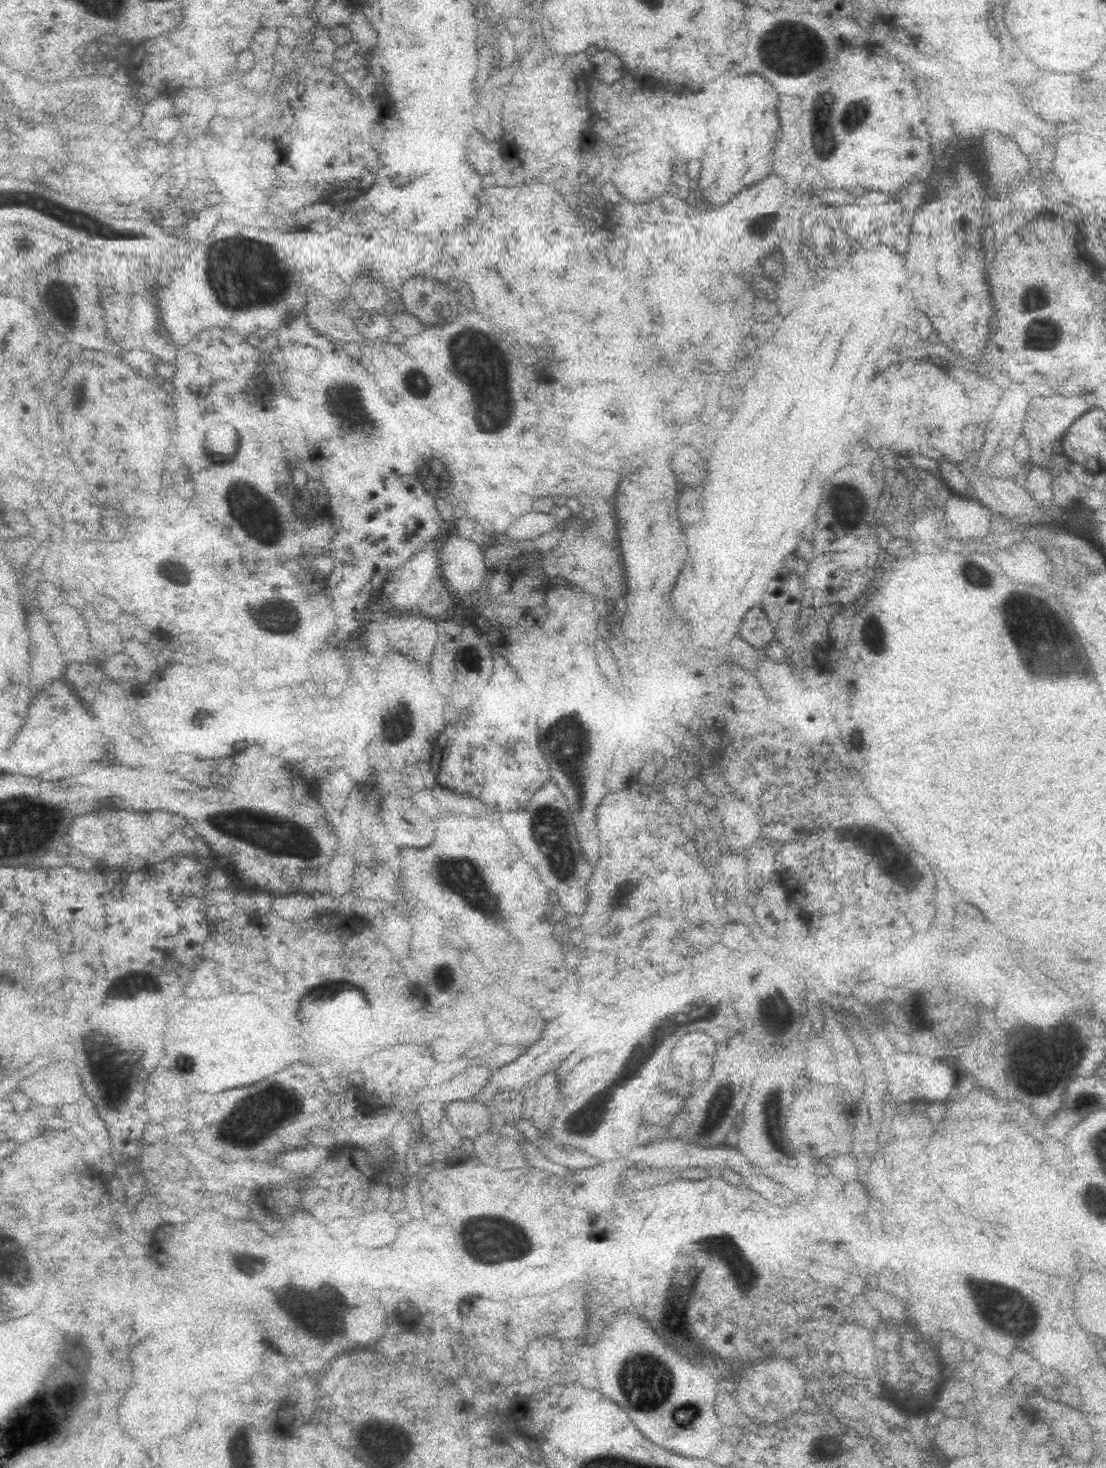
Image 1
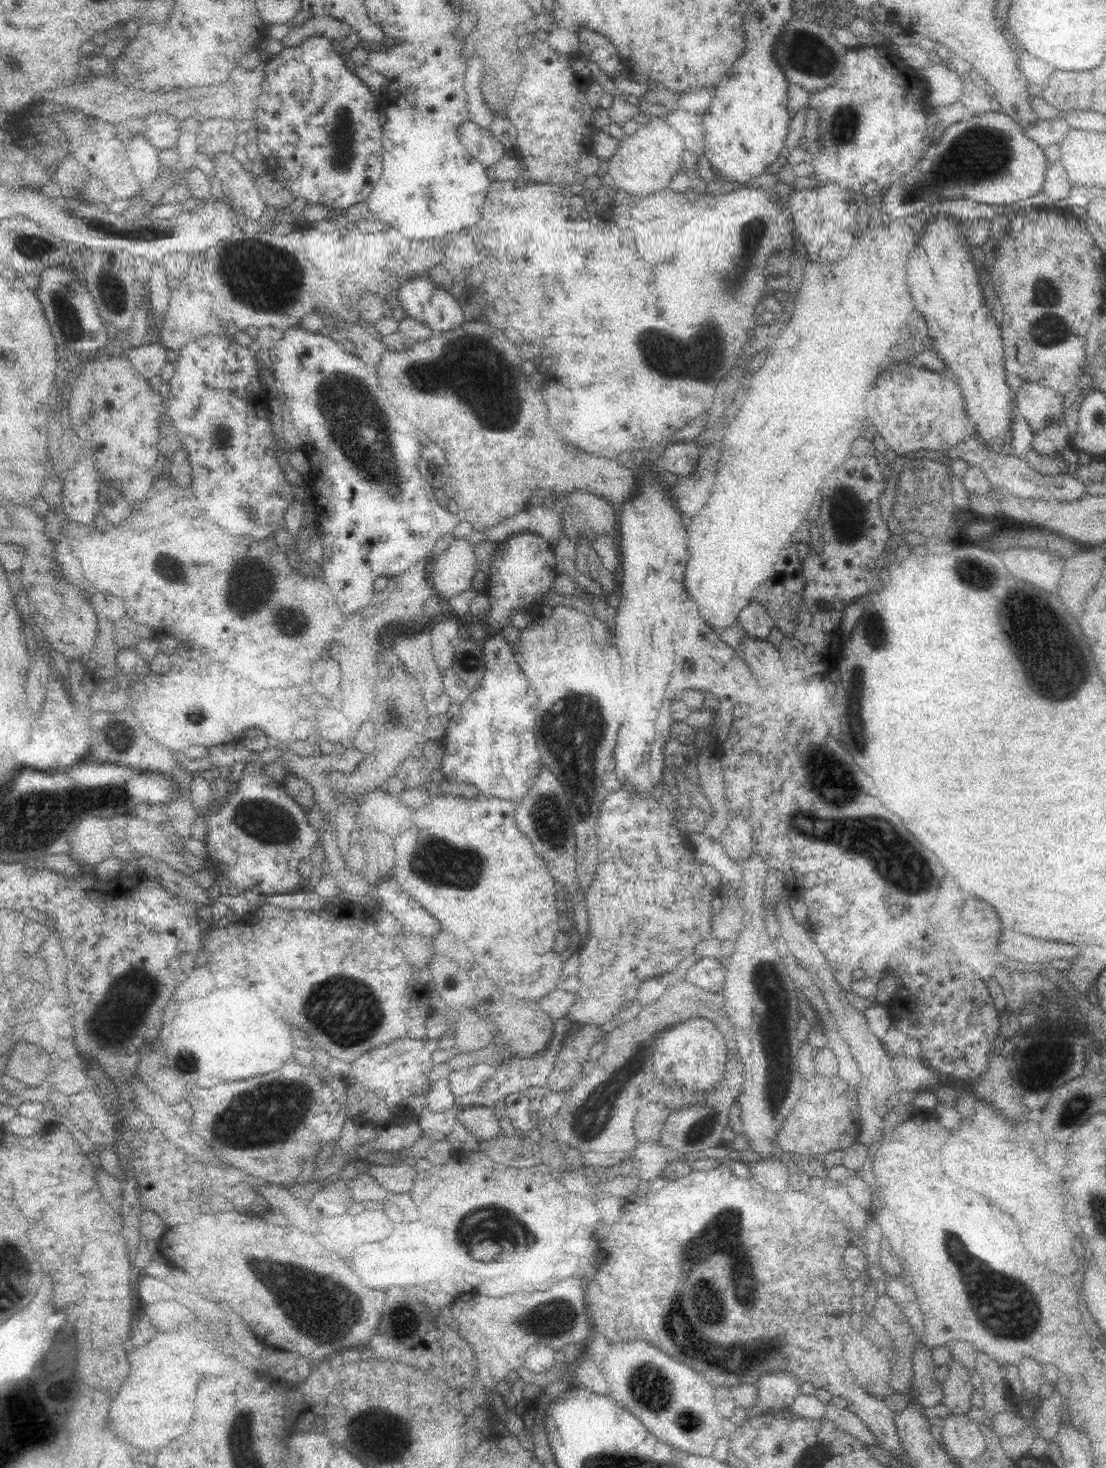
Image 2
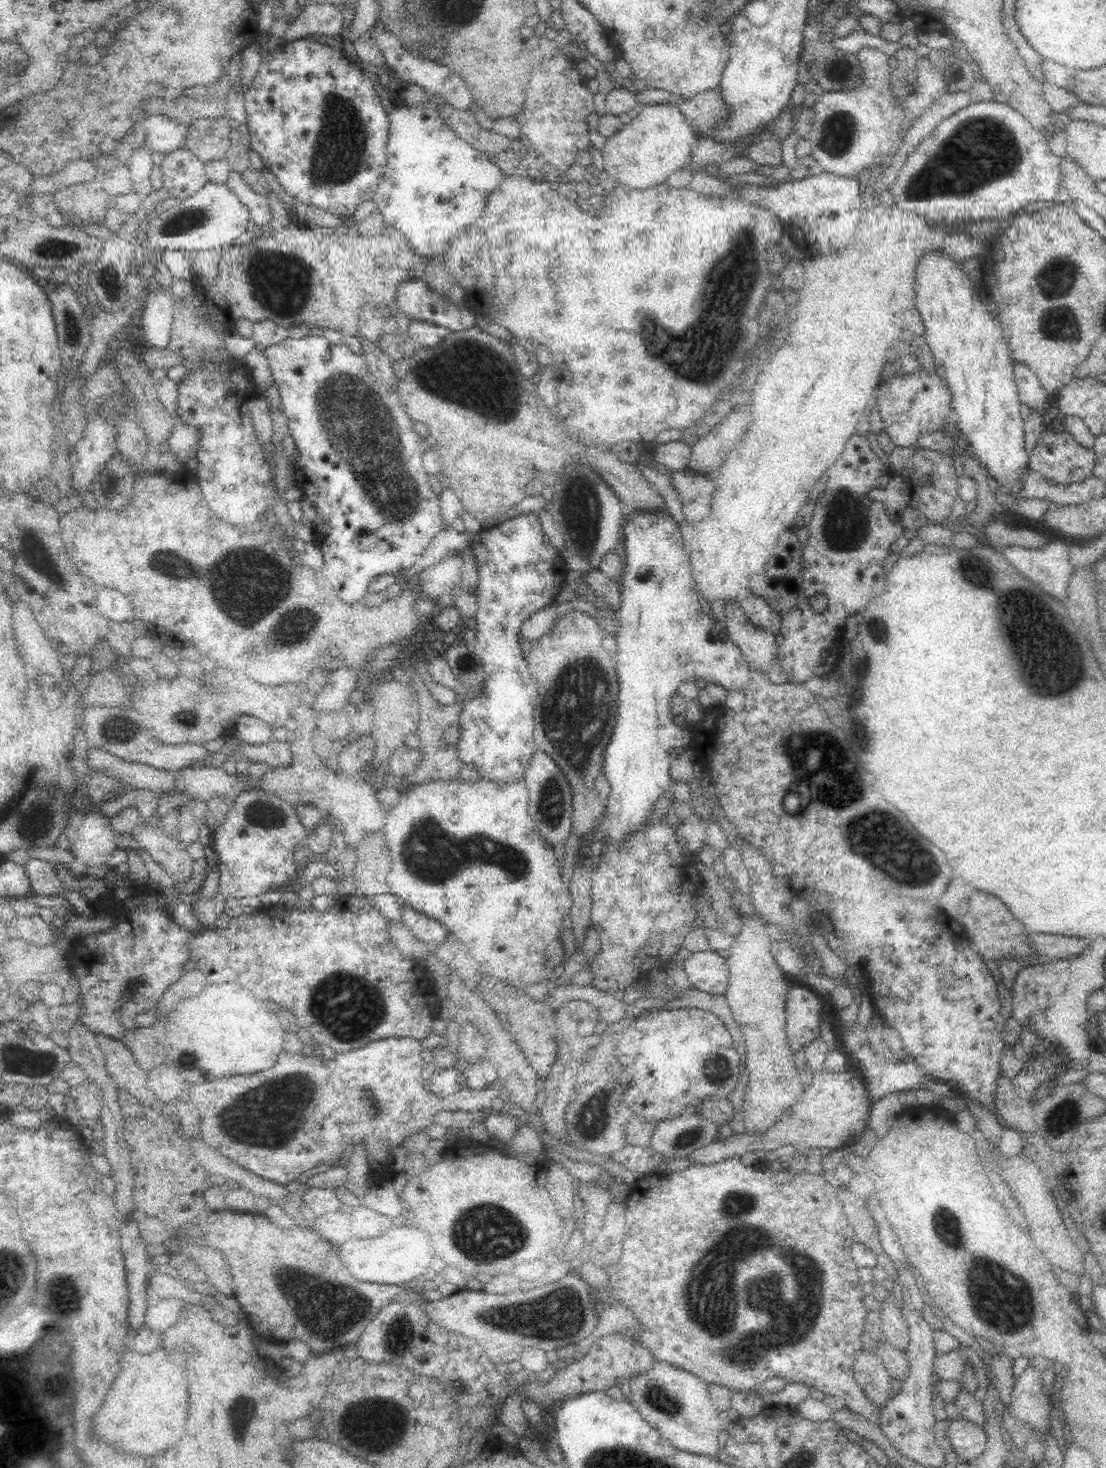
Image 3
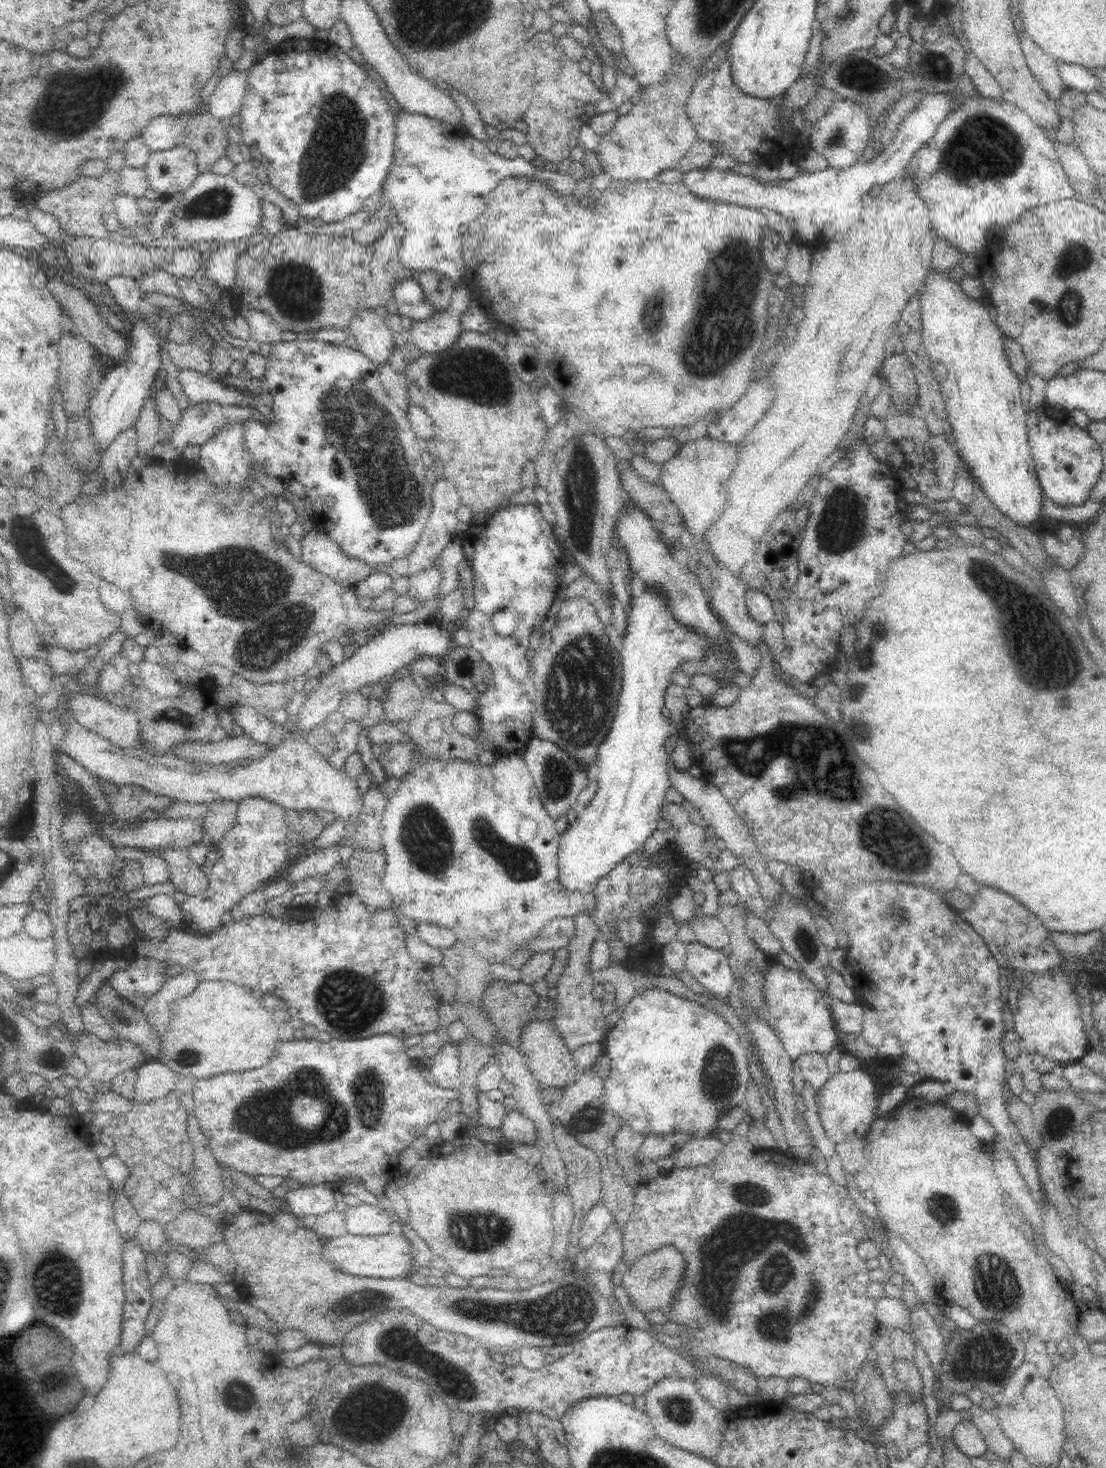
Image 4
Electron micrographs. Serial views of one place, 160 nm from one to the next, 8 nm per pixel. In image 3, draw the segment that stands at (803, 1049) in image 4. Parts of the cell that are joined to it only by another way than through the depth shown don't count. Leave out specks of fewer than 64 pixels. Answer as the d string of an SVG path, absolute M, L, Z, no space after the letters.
M792 981L785 1005L787 1041L793 1052L796 1052L819 1036L818 1024L822 1005L815 990Z

